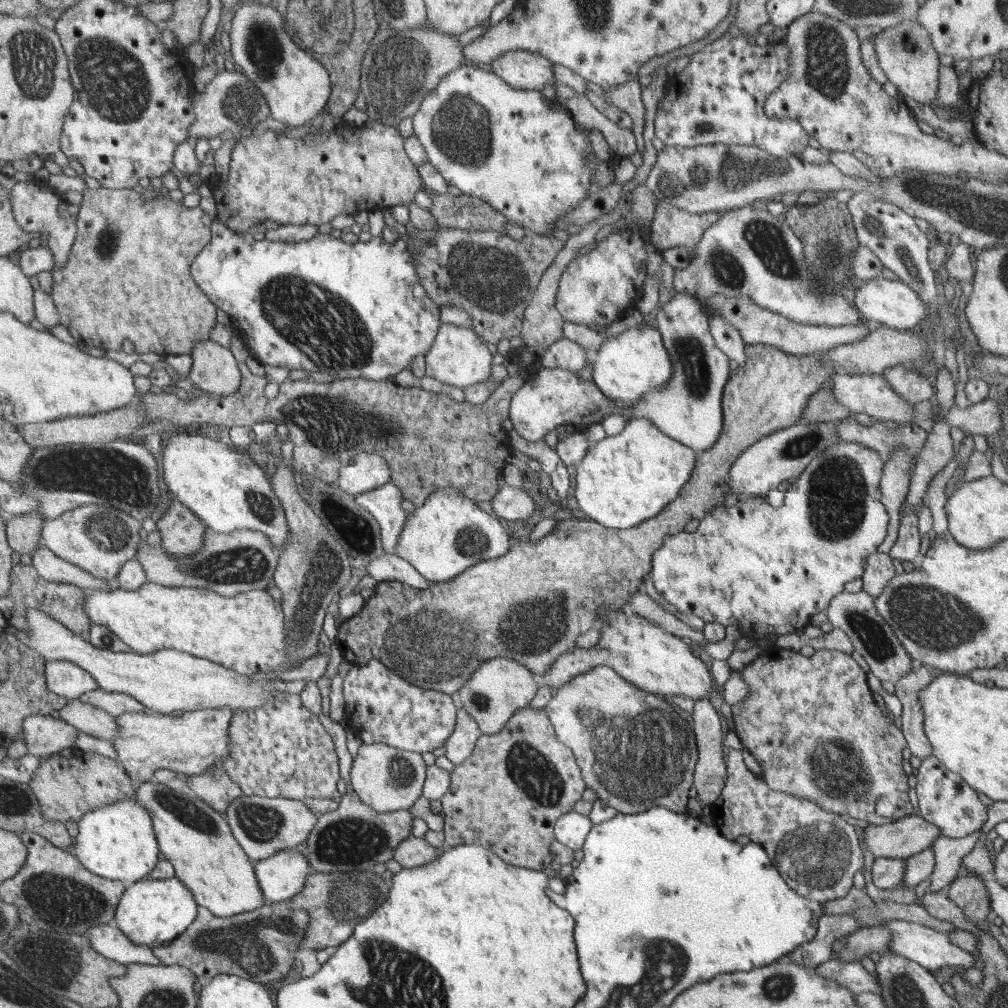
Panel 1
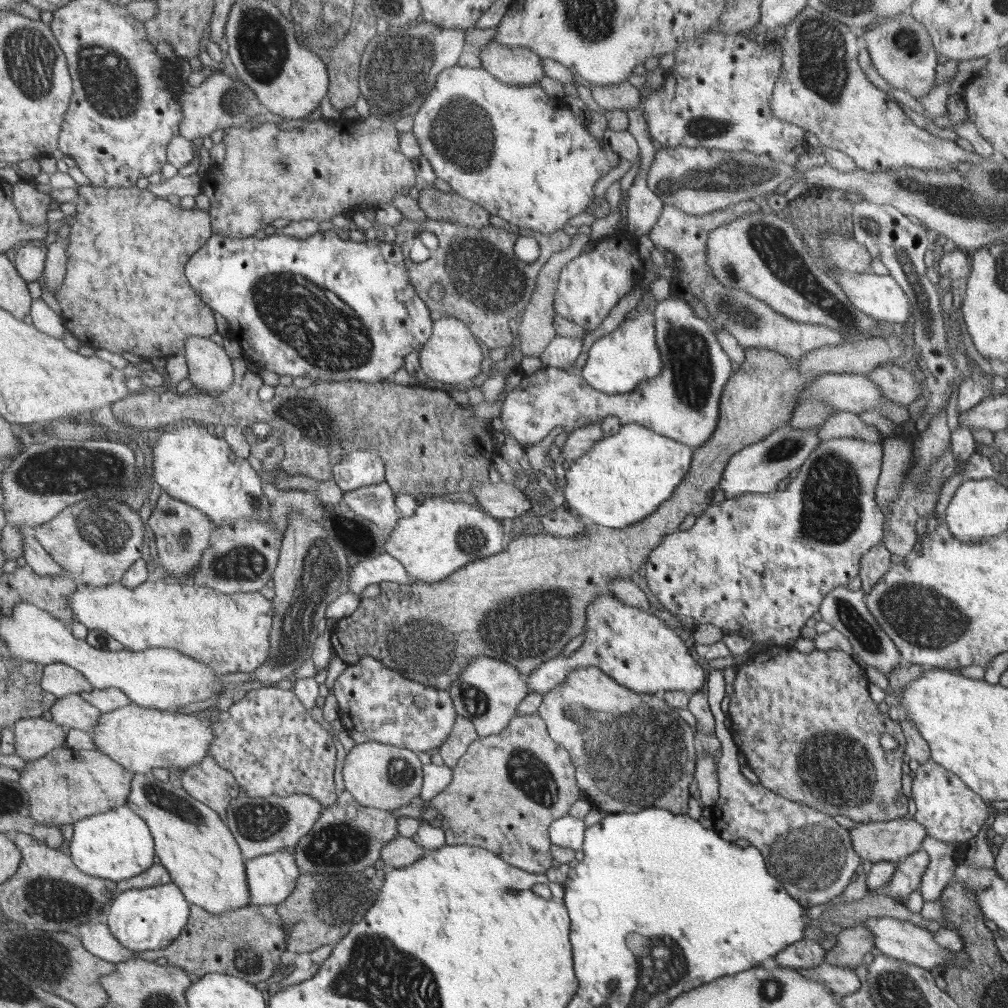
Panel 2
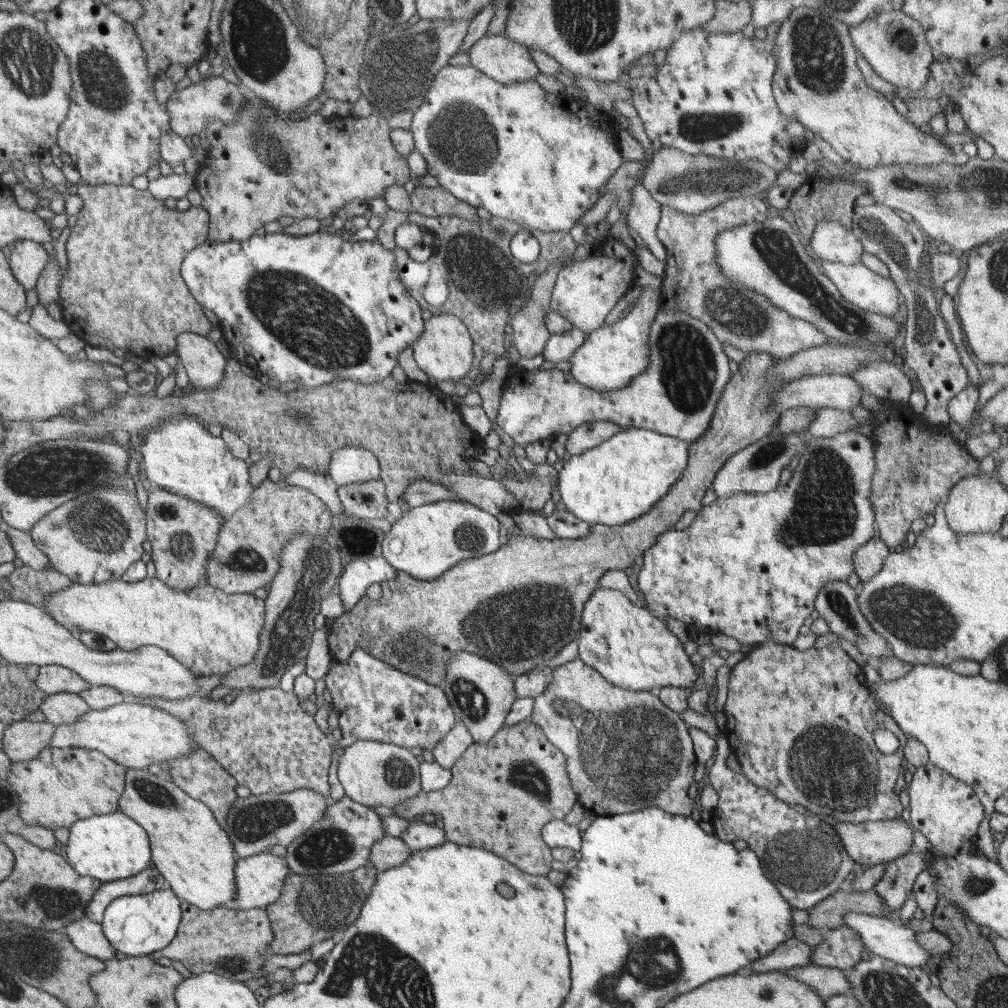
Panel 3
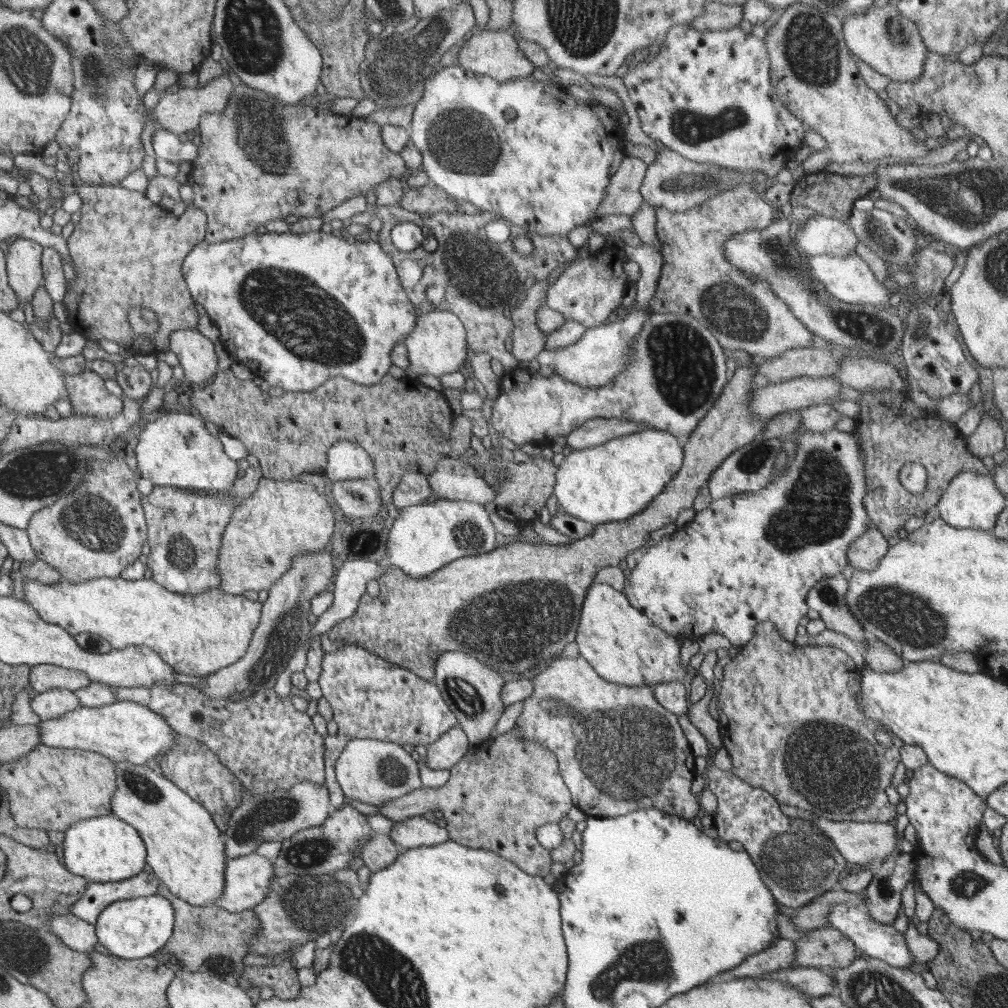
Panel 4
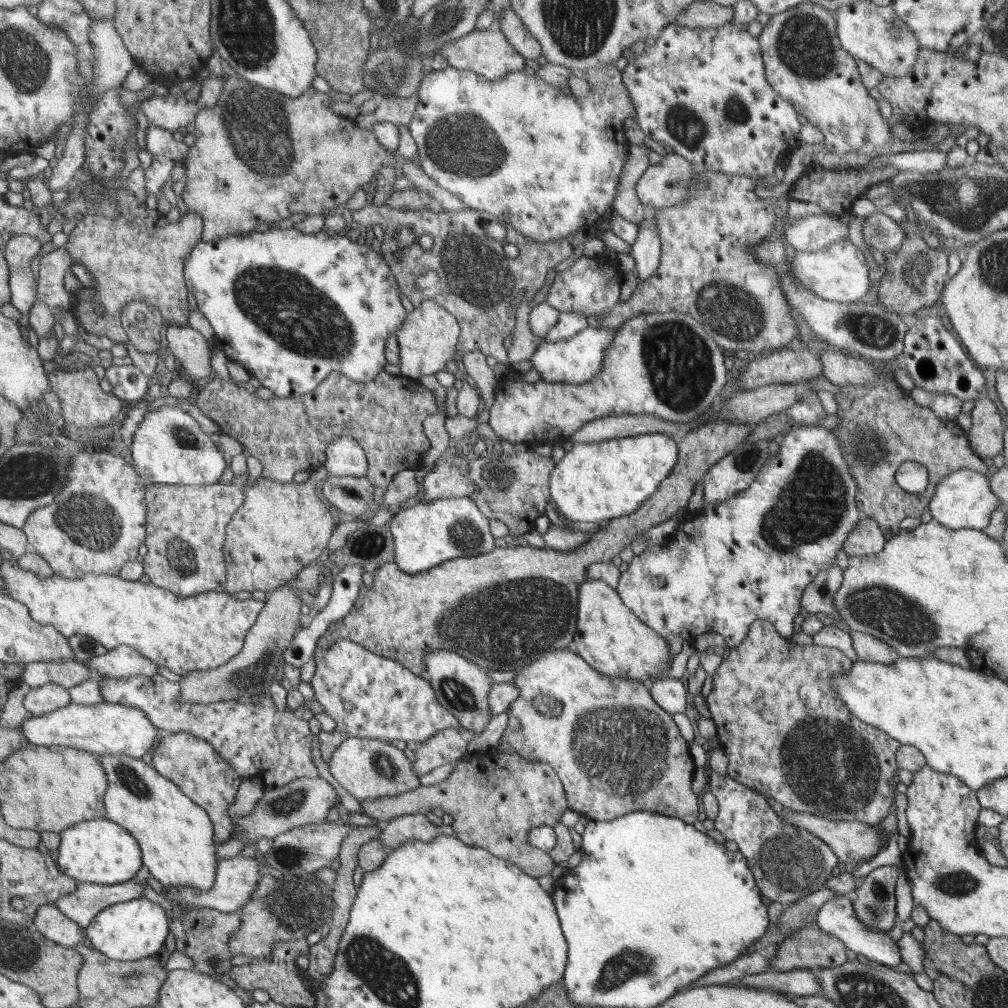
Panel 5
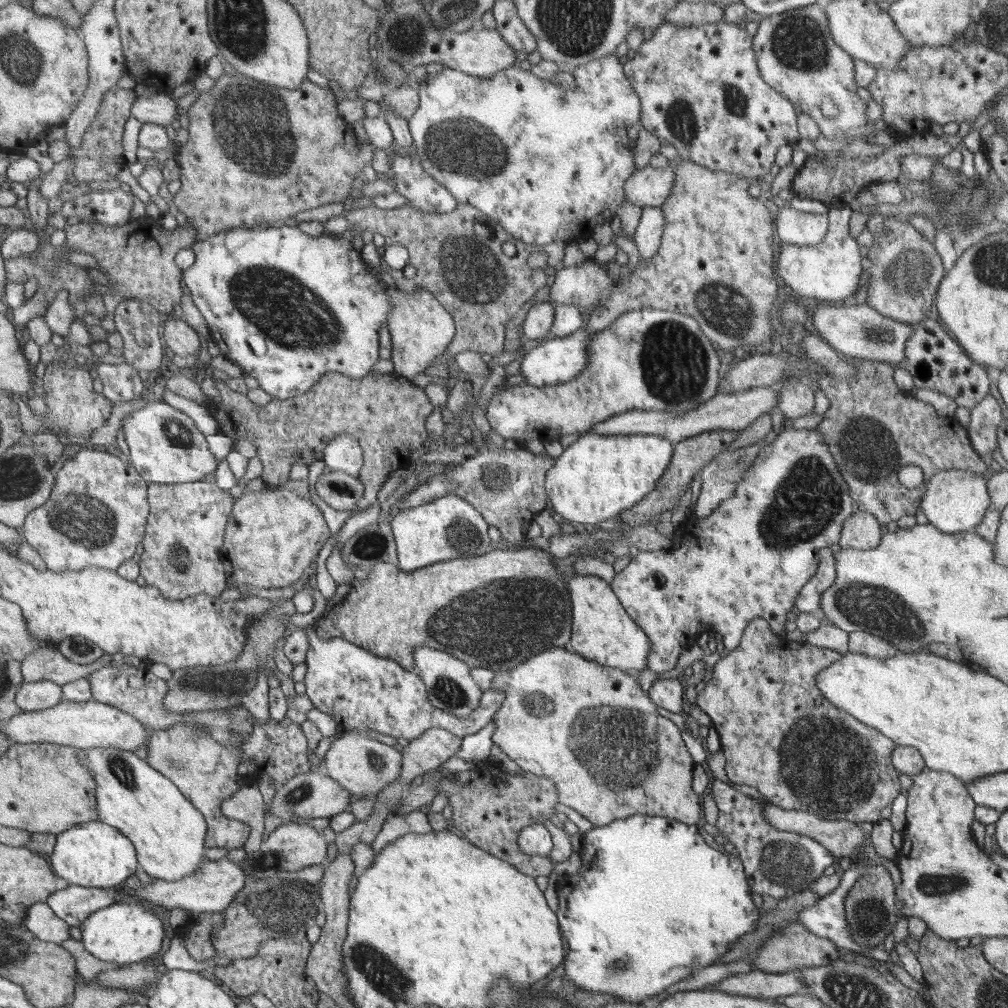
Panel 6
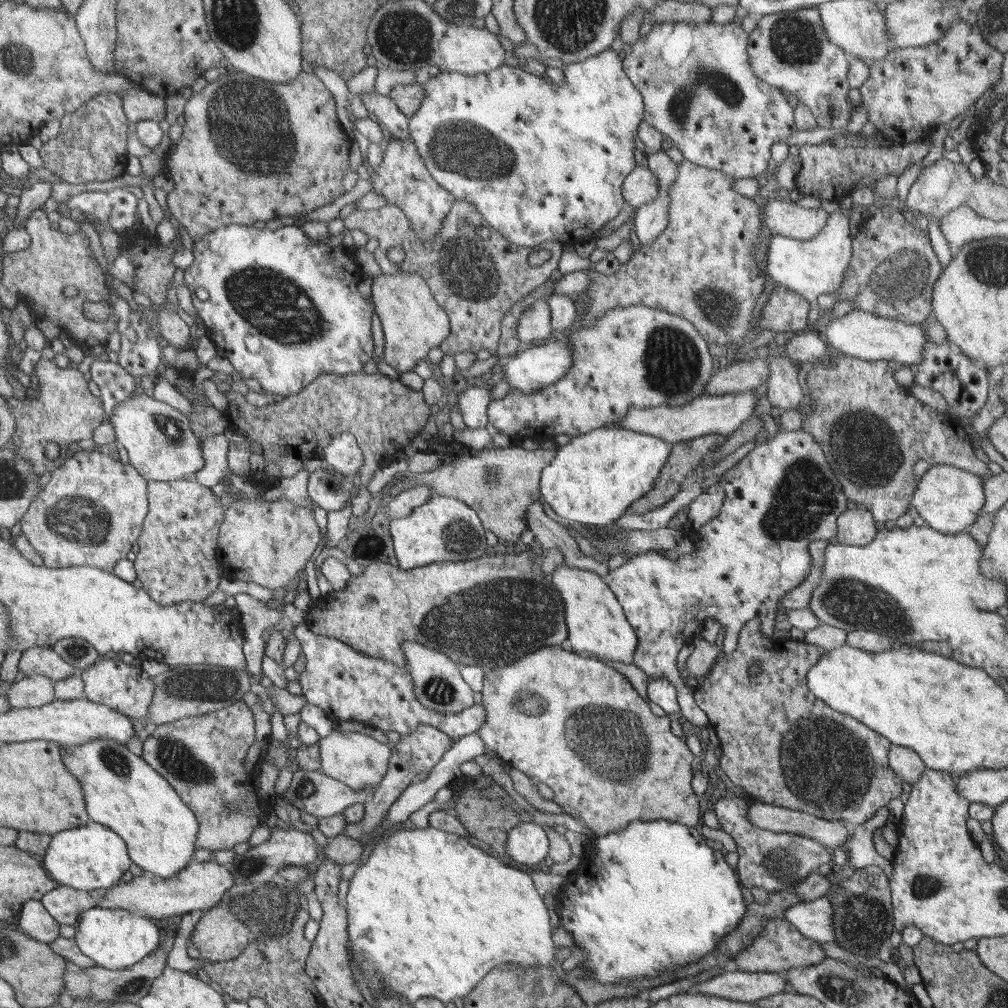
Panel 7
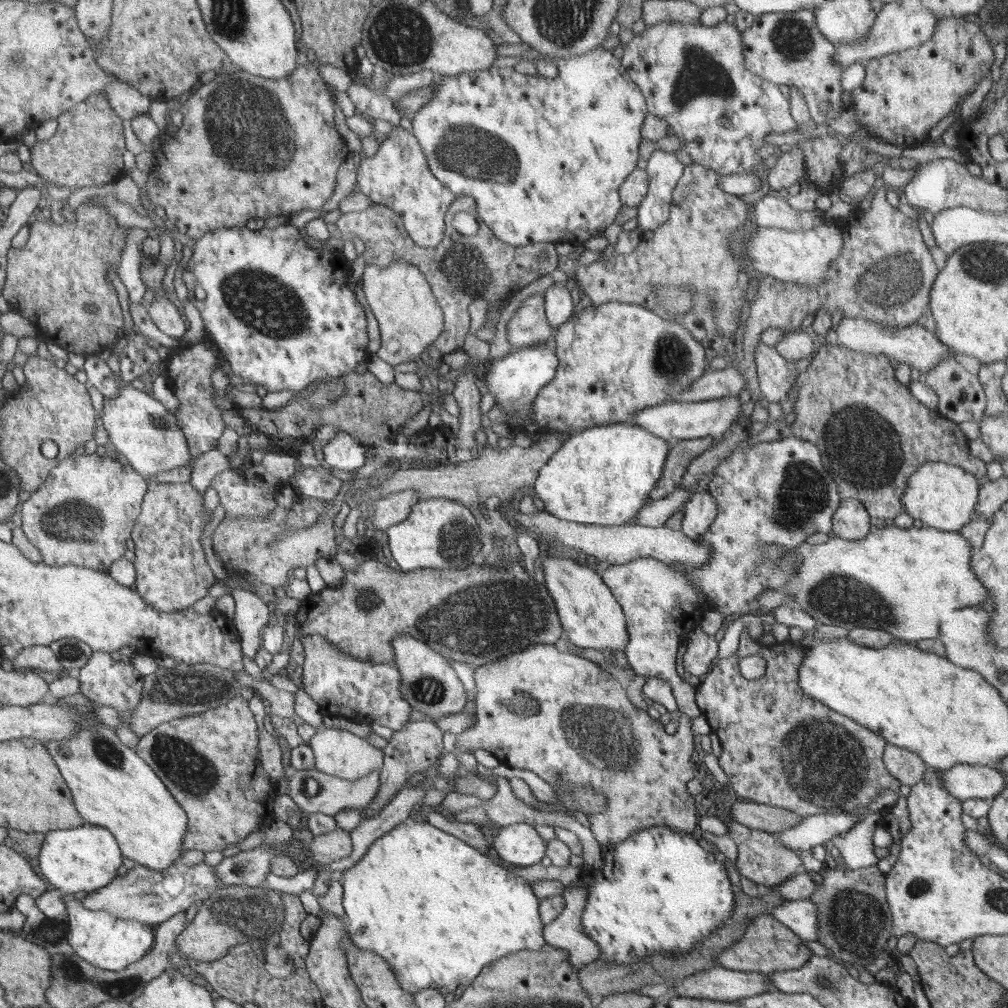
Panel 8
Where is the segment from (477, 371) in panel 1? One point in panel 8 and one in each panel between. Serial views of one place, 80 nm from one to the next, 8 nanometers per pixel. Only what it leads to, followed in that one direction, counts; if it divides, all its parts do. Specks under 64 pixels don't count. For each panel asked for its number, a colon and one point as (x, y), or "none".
2: (452, 356)
3: (445, 351)
4: (438, 346)
5: (427, 340)
6: (420, 328)
7: (413, 323)
8: (409, 317)

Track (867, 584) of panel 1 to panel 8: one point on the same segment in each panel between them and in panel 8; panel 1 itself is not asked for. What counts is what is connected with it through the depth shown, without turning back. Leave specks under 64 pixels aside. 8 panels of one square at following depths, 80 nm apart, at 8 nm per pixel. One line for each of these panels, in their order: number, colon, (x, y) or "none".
2: (874, 564)
3: (868, 560)
4: (865, 552)
5: (866, 539)
6: (861, 531)
7: (856, 526)
8: (851, 521)

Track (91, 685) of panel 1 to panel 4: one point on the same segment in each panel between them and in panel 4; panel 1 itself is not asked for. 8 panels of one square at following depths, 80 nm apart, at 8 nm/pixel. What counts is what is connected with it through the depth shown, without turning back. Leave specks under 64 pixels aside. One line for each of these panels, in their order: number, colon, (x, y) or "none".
2: (62, 680)
3: (52, 679)
4: (43, 677)

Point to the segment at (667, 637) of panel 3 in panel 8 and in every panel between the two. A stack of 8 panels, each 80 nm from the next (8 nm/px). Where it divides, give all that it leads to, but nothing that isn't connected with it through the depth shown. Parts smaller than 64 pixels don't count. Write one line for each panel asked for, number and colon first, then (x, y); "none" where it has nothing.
4: (621, 643)
5: (609, 635)
6: (602, 631)
7: (597, 623)
8: (591, 617)

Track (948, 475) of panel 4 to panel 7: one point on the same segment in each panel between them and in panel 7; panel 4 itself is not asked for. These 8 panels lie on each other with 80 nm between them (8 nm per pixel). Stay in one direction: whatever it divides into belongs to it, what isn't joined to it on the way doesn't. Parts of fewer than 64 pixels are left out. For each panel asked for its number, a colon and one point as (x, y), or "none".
5: (876, 436)
6: (872, 427)
7: (878, 439)

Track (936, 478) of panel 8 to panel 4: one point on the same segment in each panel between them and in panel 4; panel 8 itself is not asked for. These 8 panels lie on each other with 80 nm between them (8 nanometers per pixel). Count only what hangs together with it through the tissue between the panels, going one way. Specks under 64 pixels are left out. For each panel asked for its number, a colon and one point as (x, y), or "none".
4: (972, 501)
5: (964, 499)
6: (956, 500)
7: (949, 499)

